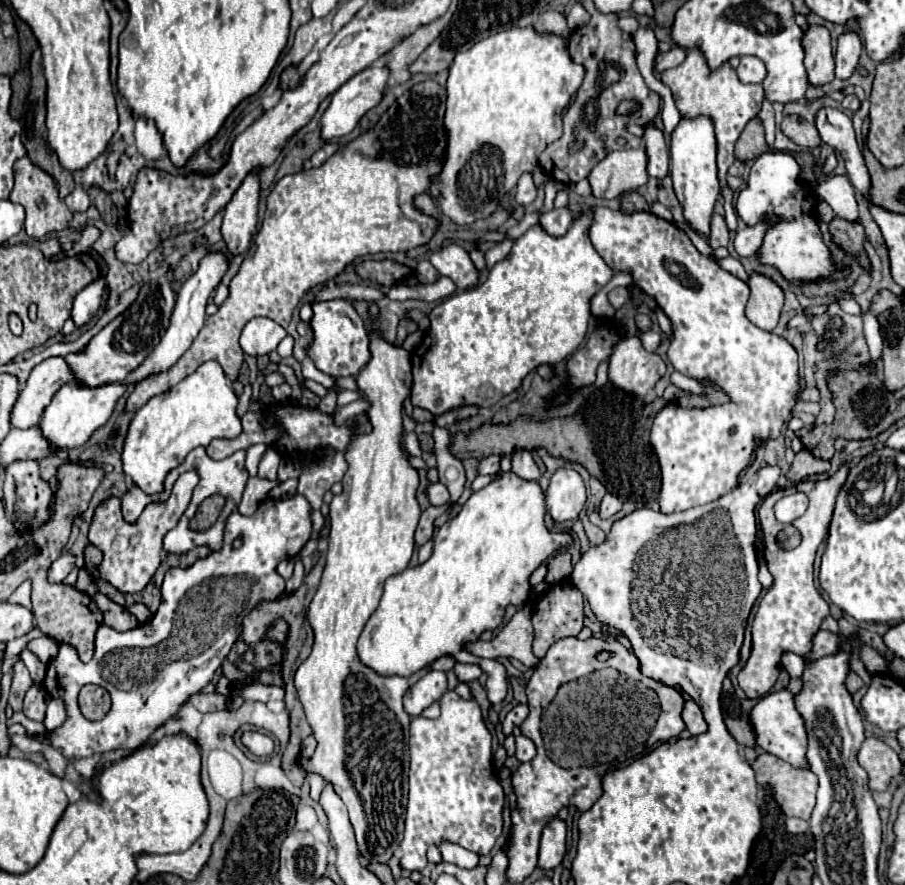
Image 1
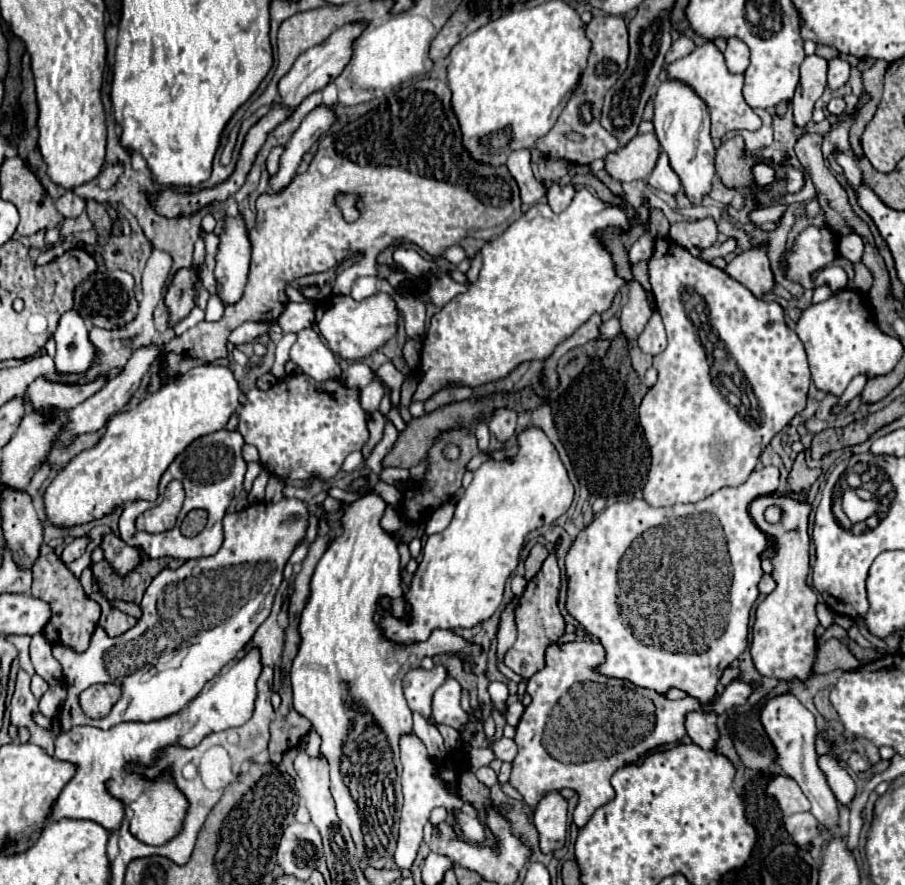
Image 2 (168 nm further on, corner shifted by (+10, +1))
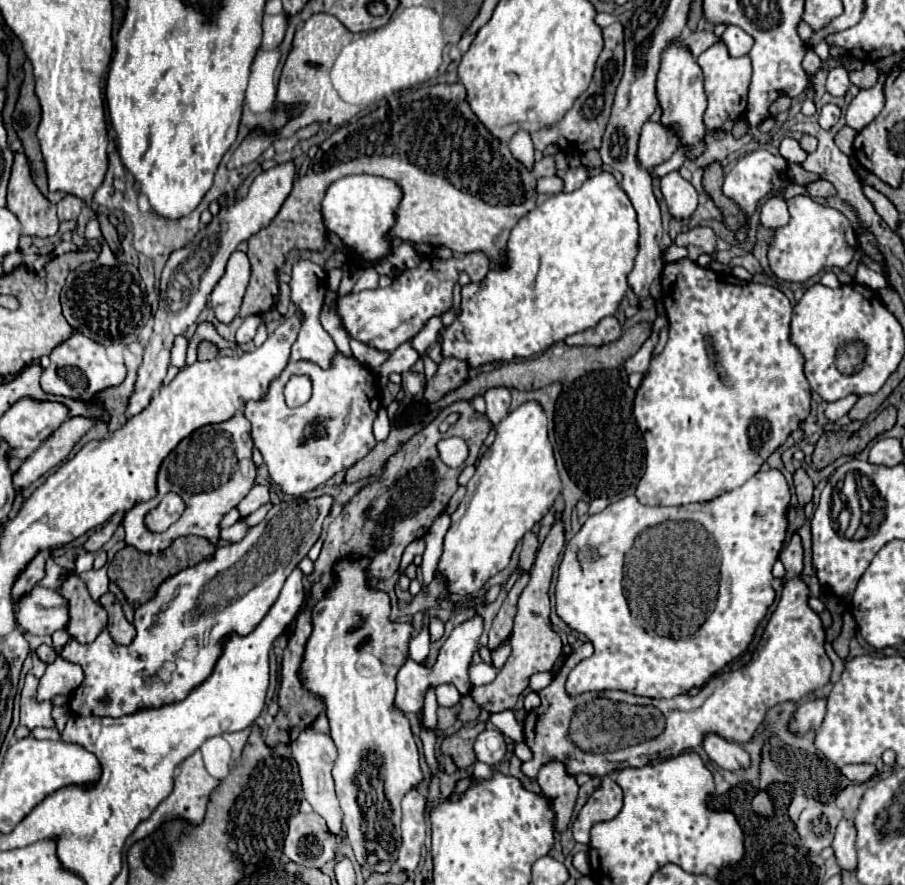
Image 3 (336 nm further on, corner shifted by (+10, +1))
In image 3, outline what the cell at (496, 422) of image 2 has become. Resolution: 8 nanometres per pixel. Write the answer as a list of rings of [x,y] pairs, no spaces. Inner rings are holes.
[[[497,386],[497,388],[489,388],[485,390],[485,402],[487,402],[487,416],[493,424],[501,422],[501,418],[505,418],[505,414],[509,414],[509,406],[511,406],[511,392],[505,386]]]

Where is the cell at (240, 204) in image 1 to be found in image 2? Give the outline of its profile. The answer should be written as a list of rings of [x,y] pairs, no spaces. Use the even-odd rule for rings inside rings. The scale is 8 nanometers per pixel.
[[[225,216],[223,230],[219,234],[215,278],[219,282],[219,296],[223,304],[233,304],[241,298],[251,260],[251,244],[247,236],[245,218]]]

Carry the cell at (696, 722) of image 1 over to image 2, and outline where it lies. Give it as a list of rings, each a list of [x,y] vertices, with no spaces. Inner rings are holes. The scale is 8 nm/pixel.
[[[689,712],[685,718],[685,730],[687,736],[703,750],[711,750],[717,746],[719,734],[715,730],[715,722],[709,720],[703,712]]]

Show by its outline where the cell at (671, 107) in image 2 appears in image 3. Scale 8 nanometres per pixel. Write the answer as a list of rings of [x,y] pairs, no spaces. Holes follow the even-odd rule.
[[[679,40],[669,42],[661,54],[661,68],[659,68],[659,76],[657,76],[657,98],[659,98],[659,106],[663,108],[661,122],[677,124],[679,126],[677,134],[679,134],[681,144],[689,146],[687,156],[697,158],[705,148],[703,136],[707,130],[703,124],[703,114],[705,114],[705,106],[707,106],[707,96],[703,92],[703,72],[699,68],[697,60],[689,52],[689,48],[685,48]]]

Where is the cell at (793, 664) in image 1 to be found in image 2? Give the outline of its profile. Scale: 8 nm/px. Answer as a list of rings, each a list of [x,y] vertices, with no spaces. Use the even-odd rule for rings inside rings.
[[[785,692],[785,694],[773,696],[765,702],[765,706],[759,712],[759,720],[765,728],[765,734],[769,736],[771,744],[773,744],[773,748],[775,748],[775,762],[781,766],[781,770],[787,776],[791,776],[799,784],[799,788],[803,790],[803,794],[811,802],[811,814],[819,822],[835,826],[839,820],[839,812],[837,812],[835,798],[827,788],[825,776],[821,774],[819,766],[817,766],[817,754],[813,748],[817,726],[815,726],[813,714],[795,698],[793,692]]]

